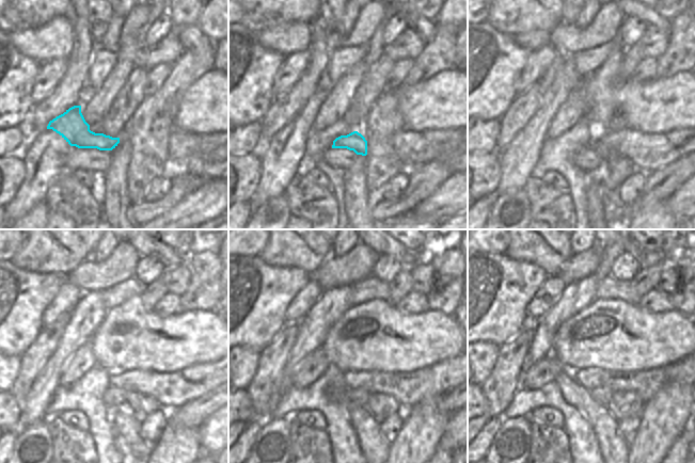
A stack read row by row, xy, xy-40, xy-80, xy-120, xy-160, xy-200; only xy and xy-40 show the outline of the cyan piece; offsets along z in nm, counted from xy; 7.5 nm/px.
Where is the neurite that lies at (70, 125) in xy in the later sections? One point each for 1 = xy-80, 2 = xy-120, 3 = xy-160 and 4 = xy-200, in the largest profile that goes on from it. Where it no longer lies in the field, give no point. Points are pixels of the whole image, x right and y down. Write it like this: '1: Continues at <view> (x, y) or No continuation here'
1: Continues at xy-80 (607, 155)
2: Continues at xy-120 (140, 404)
3: Continues at xy-160 (381, 405)
4: Continues at xy-200 (622, 404).

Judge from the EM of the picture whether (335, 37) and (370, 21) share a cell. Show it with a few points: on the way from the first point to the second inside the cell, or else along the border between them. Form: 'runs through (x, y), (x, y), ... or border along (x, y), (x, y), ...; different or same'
runs through (344, 38), (352, 38), (362, 30); same

